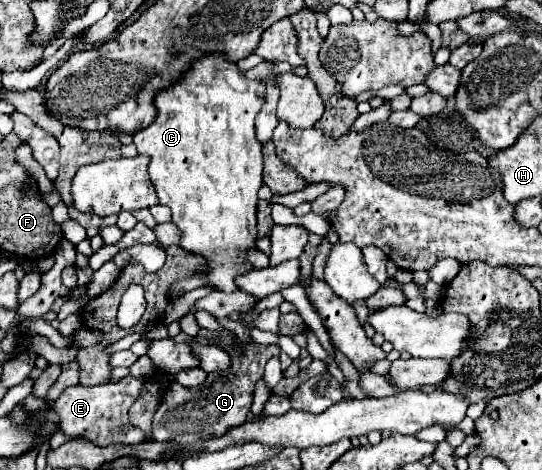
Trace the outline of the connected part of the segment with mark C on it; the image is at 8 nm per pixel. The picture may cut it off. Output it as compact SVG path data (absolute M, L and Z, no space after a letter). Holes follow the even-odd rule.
M207 53L189 63L181 79L155 93L155 121L133 135L133 143L141 155L149 155L149 179L157 191L159 203L167 205L173 213L173 223L183 231L181 247L199 253L207 259L203 271L209 275L209 285L219 291L237 291L235 277L247 273L253 265L245 259L245 249L253 247L257 237L255 211L257 191L263 185L263 153L261 143L255 139L255 117L265 103L265 85L259 79L247 79L237 63L229 61L225 53ZM213 265L225 265L225 271L213 273Z

